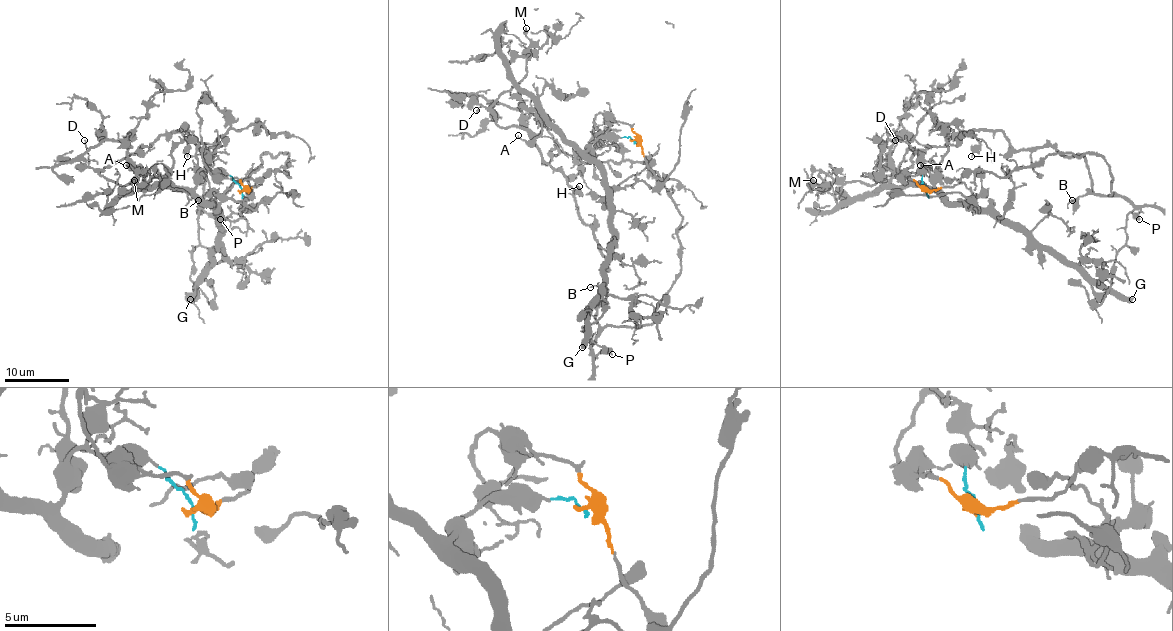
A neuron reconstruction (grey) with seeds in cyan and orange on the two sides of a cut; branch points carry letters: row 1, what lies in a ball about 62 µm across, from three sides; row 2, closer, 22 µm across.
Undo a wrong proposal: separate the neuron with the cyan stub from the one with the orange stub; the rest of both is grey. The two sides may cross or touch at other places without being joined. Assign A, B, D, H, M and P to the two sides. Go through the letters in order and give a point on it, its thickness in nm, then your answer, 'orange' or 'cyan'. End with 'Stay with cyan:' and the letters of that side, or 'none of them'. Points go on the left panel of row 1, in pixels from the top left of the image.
A: at (126, 165); 100 nm thick; cyan
B: at (198, 200); 130 nm thick; orange
D: at (84, 140); 100 nm thick; orange
H: at (187, 156); 190 nm thick; orange
M: at (134, 180); 90 nm thick; cyan
P: at (220, 219); 380 nm thick; orange
Stay with cyan: A, M

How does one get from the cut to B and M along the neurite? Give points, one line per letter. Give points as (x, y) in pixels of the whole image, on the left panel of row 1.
B: (241, 190), (272, 171), (290, 177), (288, 155), (264, 153), (225, 192), (197, 200)
M: (241, 190), (230, 176), (204, 169), (193, 189), (139, 185), (116, 197), (137, 185), (134, 181)

